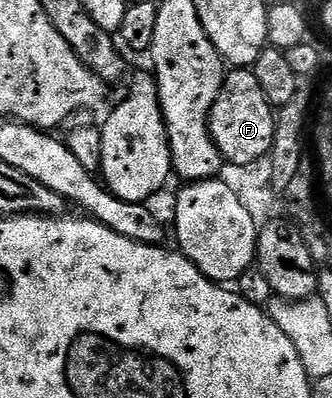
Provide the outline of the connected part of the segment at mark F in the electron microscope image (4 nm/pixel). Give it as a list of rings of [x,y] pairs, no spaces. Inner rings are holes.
[[[232,67],[225,72],[224,82],[218,91],[218,99],[214,99],[214,107],[208,116],[208,130],[212,132],[212,141],[218,147],[221,157],[227,164],[248,164],[254,160],[269,156],[275,143],[277,110],[266,99],[258,79],[251,68]]]

